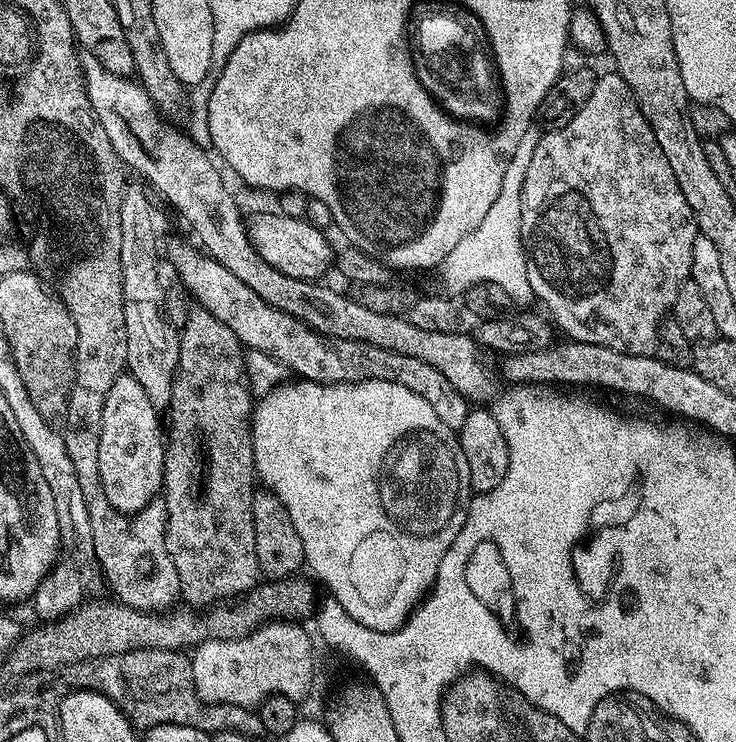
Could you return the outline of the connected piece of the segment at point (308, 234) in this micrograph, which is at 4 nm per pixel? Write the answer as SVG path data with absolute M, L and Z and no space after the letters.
M256 216L249 219L246 224L248 236L252 240L253 246L258 250L274 270L286 274L295 280L306 280L316 282L327 268L331 269L334 264L334 248L321 229L308 223L304 218L295 216Z

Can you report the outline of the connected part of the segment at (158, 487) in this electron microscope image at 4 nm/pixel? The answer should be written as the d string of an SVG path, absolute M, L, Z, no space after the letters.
M122 374L110 386L102 410L102 434L98 438L98 474L100 485L114 510L129 514L142 510L151 500L161 495L164 487L164 450L166 436L162 431L162 416L146 398L146 390L131 374Z

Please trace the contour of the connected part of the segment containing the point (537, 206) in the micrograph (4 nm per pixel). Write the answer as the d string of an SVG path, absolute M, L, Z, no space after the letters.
M608 70L605 76L597 75L594 91L590 93L590 98L586 98L586 106L582 106L582 110L578 110L578 114L574 114L574 118L570 118L566 126L553 132L544 132L537 139L534 158L530 158L530 170L526 170L526 182L522 186L520 201L520 244L524 247L526 258L526 278L530 278L533 297L548 307L547 315L554 321L555 327L559 331L561 328L568 340L606 346L615 352L625 352L627 356L653 355L656 351L656 332L660 329L660 321L671 313L672 304L691 277L692 244L698 233L690 202L686 202L682 190L678 190L678 182L666 163L666 158L662 158L662 150L658 150L658 142L643 114L638 110L632 91L615 71Z

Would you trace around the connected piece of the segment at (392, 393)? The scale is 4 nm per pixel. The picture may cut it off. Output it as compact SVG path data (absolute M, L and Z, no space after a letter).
M297 379L265 391L264 396L255 401L252 410L250 427L252 430L252 453L256 474L265 489L271 490L286 506L286 514L290 514L290 522L294 522L294 530L298 530L298 538L302 538L304 562L307 571L312 571L321 585L329 588L331 599L336 600L364 627L380 632L394 632L407 622L409 616L431 591L436 581L438 566L442 566L442 558L446 558L446 550L458 538L462 526L466 522L468 507L474 495L470 482L470 466L466 466L466 454L460 449L459 435L446 426L434 414L434 406L426 402L426 398L418 398L414 390L406 390L406 386L398 386L396 382L381 380L364 380L358 384L316 384L313 380Z

